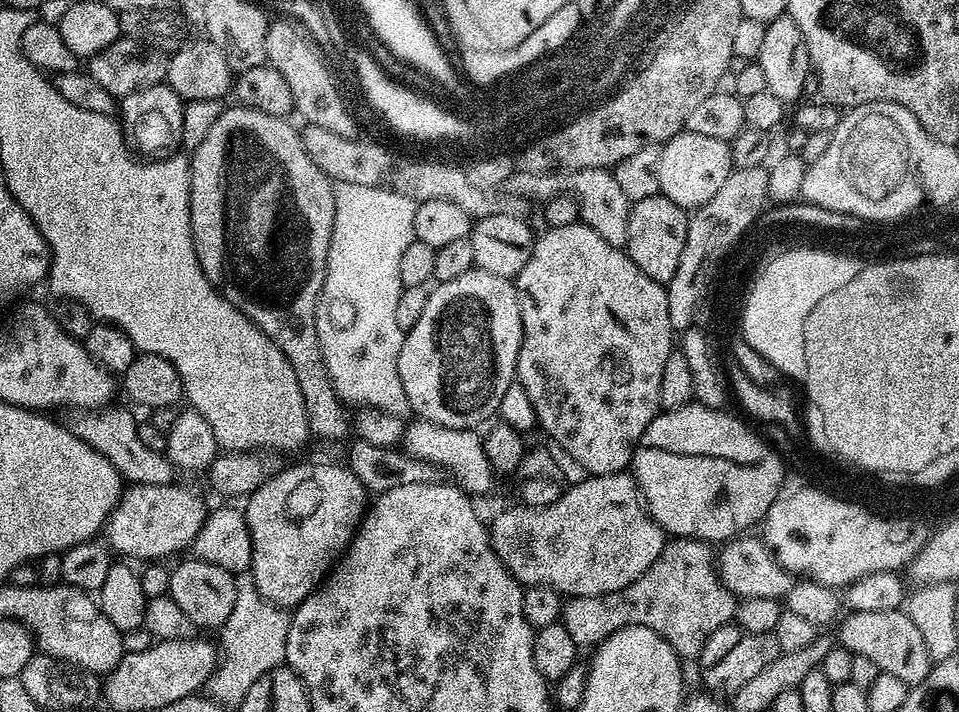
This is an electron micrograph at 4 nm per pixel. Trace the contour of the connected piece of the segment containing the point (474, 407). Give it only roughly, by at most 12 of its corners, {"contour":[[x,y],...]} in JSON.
{"contour":[[509,277],[436,284],[404,334],[409,409],[475,429],[516,380]]}

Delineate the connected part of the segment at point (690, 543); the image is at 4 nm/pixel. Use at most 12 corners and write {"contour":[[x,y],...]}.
{"contour":[[669,539],[630,586],[565,599],[577,649],[646,626],[699,657],[737,597],[711,543]]}

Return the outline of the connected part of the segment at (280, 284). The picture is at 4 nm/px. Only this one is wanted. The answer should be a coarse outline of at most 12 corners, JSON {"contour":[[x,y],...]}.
{"contour":[[225,107],[190,156],[216,291],[286,354],[309,433],[350,416],[316,329],[333,181],[285,117]]}

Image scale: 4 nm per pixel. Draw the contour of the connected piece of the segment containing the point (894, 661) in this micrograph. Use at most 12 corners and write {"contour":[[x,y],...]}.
{"contour":[[849,611],[839,647],[910,686],[934,662],[907,611]]}

